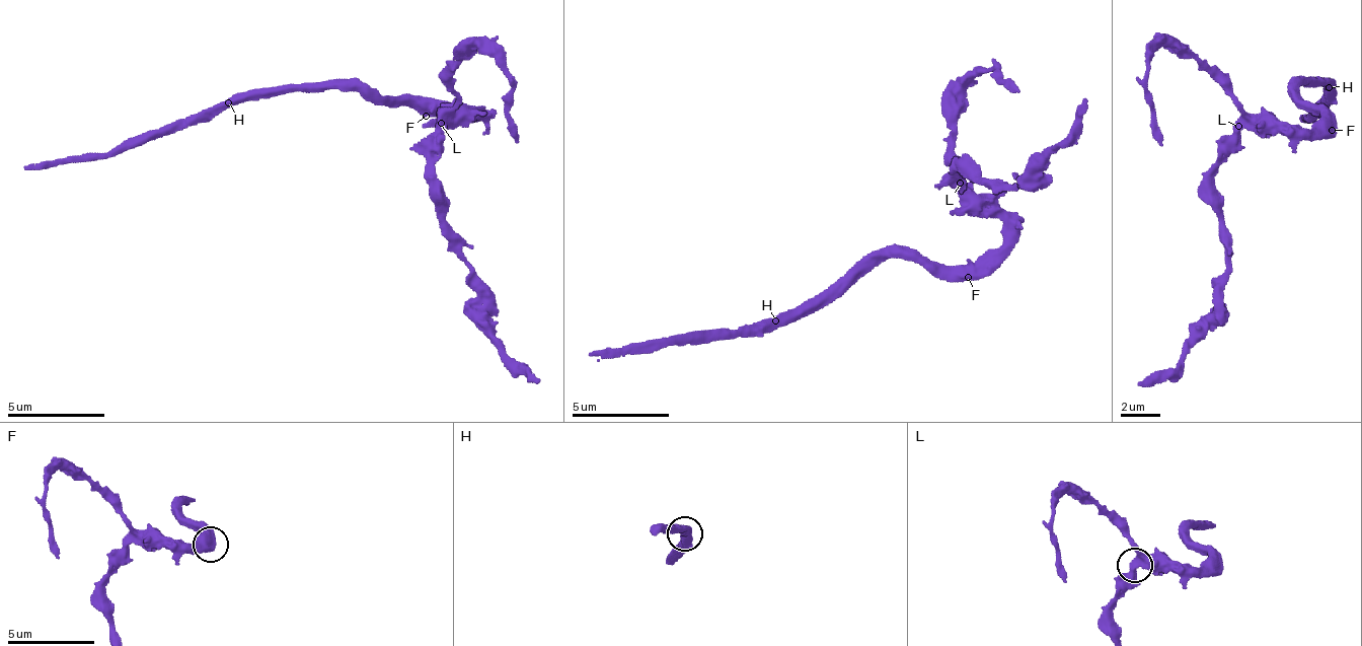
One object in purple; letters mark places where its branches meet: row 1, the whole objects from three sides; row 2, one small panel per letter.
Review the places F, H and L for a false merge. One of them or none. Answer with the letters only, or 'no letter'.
no letter

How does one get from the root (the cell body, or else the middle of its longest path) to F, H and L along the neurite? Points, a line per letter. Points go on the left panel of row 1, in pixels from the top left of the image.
F: (428, 102), (426, 116)
H: (428, 102), (413, 97), (372, 100), (333, 86), (295, 84), (274, 93), (227, 101)
L: (428, 102), (448, 102), (454, 108), (474, 112), (445, 119), (442, 124)

